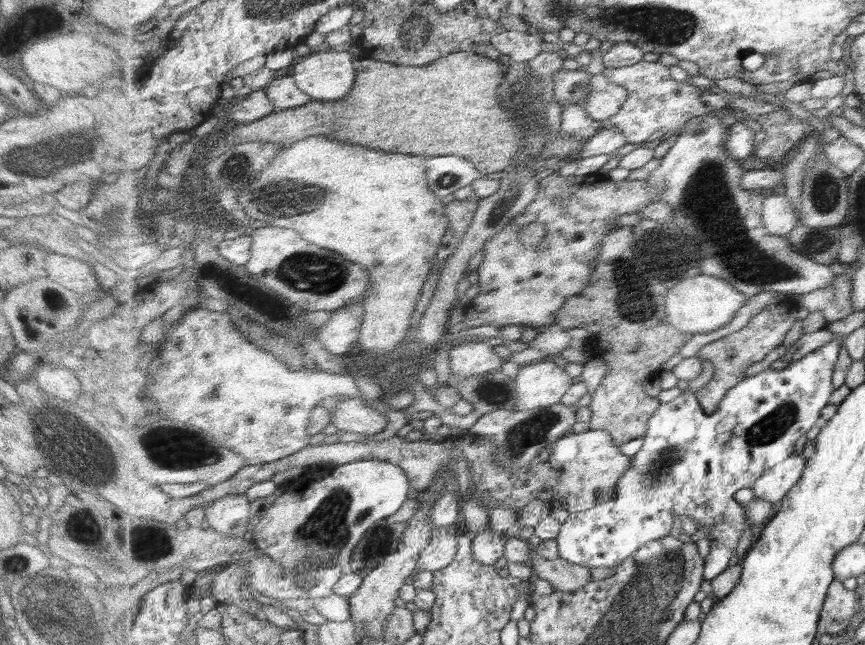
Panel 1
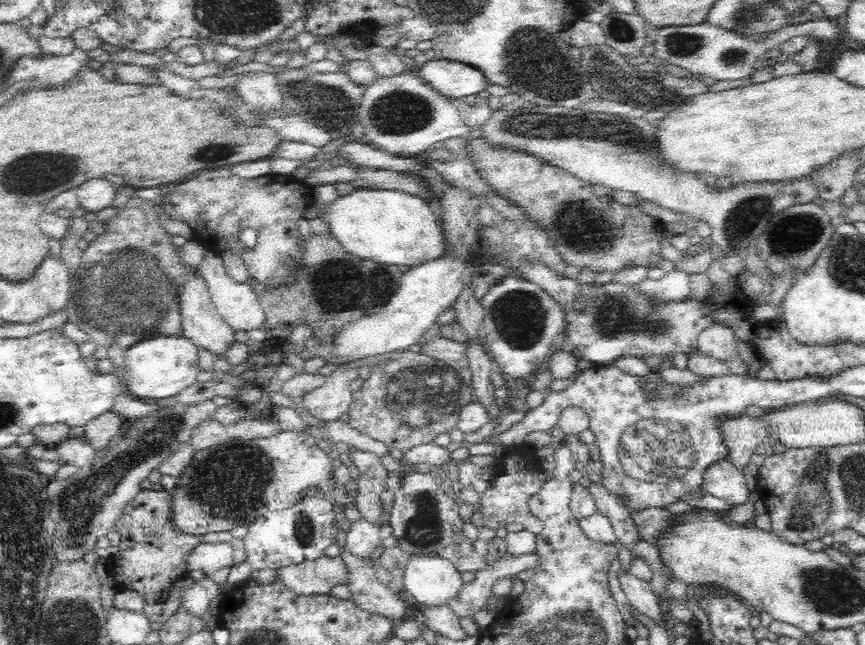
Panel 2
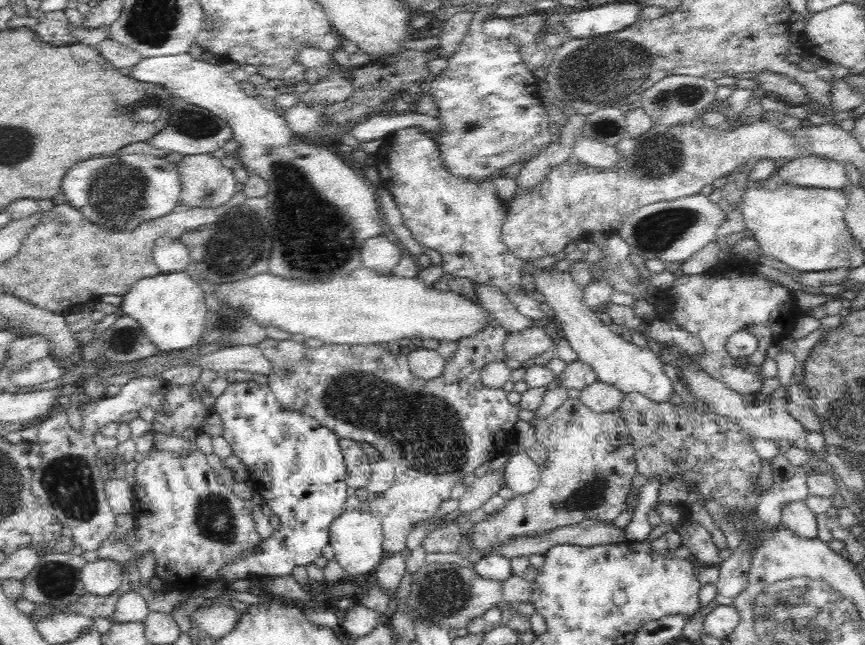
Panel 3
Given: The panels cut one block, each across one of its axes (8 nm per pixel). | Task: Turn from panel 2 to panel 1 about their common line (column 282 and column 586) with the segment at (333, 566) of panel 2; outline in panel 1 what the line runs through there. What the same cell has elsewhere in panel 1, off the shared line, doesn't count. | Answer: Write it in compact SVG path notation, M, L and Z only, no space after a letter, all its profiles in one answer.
M533 554L529 560L534 577L547 580L554 591L577 592L594 580L592 569L573 564L564 558L547 560Z

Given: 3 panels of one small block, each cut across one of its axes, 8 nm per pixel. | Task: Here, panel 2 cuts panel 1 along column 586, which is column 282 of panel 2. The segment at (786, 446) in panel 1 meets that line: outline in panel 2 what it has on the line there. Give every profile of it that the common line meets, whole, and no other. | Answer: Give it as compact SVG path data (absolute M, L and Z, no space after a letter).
M328 487L313 488L301 504L259 516L247 526L248 532L243 538L246 560L232 566L224 592L230 593L242 585L252 570L277 569L322 558L324 550L333 543L335 511L329 497Z

